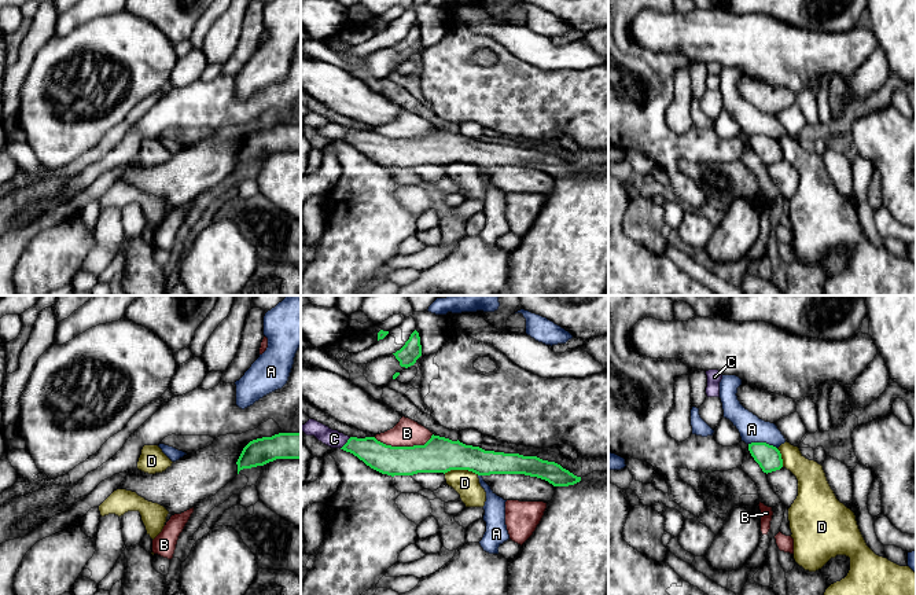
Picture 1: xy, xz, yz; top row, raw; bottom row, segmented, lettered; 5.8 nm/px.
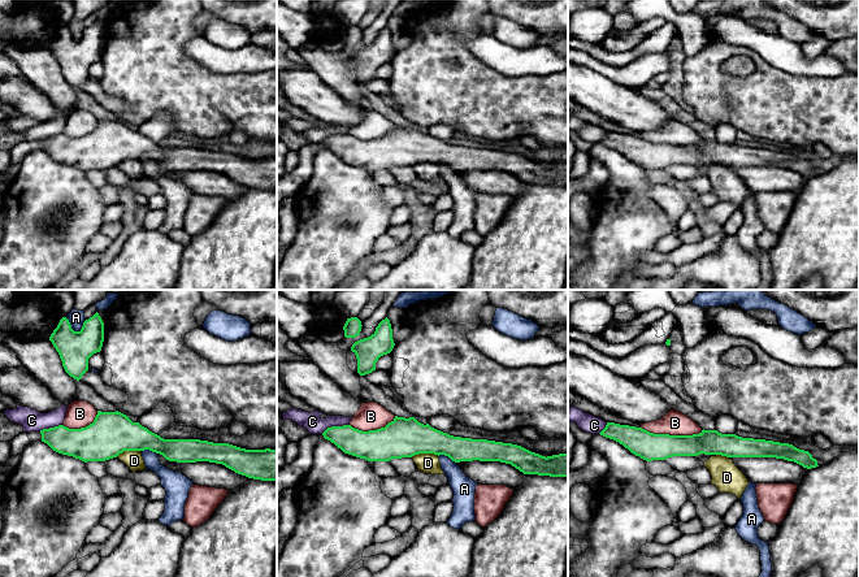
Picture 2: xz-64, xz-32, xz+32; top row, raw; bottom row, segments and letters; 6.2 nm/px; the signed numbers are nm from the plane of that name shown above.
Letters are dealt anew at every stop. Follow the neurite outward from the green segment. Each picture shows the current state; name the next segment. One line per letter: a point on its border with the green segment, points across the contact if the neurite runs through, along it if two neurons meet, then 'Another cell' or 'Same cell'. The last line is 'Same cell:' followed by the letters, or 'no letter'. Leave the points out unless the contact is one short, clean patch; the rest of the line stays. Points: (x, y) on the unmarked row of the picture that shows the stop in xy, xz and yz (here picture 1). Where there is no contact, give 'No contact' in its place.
A: Touches green at yz (762, 135). Another cell
B: Touches green at xz (403, 139). Another cell
C: Touches green at xz (346, 135). Another cell
D: Touches green at xz (462, 161). Boundary: xz (444, 165), (471, 162), (478, 166). Another cell
Same cell: no letter

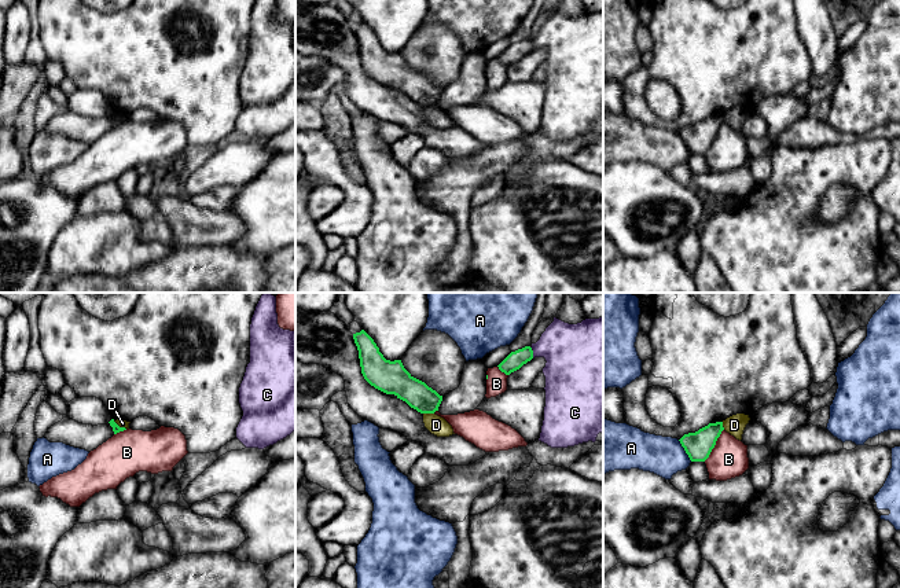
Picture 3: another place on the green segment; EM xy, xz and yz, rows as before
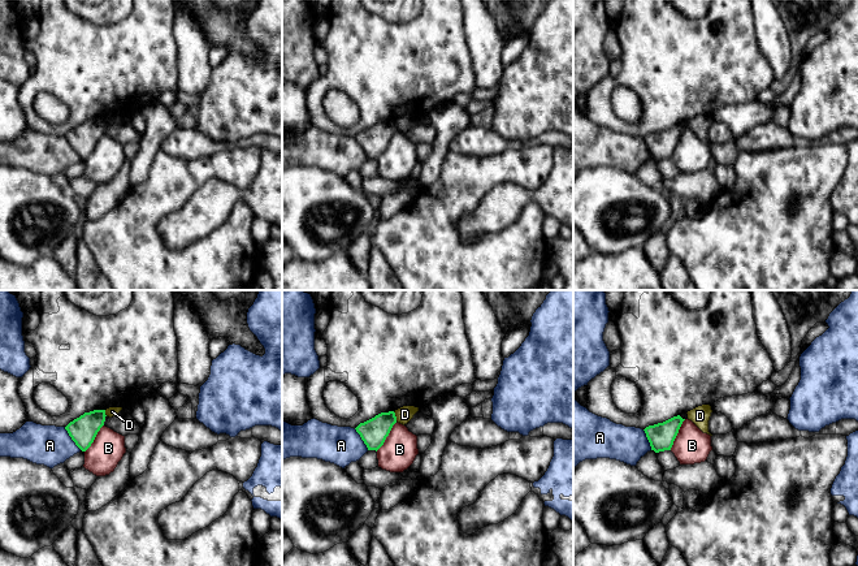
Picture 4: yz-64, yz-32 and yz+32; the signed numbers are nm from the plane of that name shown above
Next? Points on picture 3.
A: Touches green at yz (684, 142). Another cell
B: Touches green at yz (715, 136). Another cell
C: Touches green at xz (532, 44). Another cell
D: Touches green at xz (429, 105). Boundary: xz (423, 105), (433, 106). Another cell
Same cell: no letter

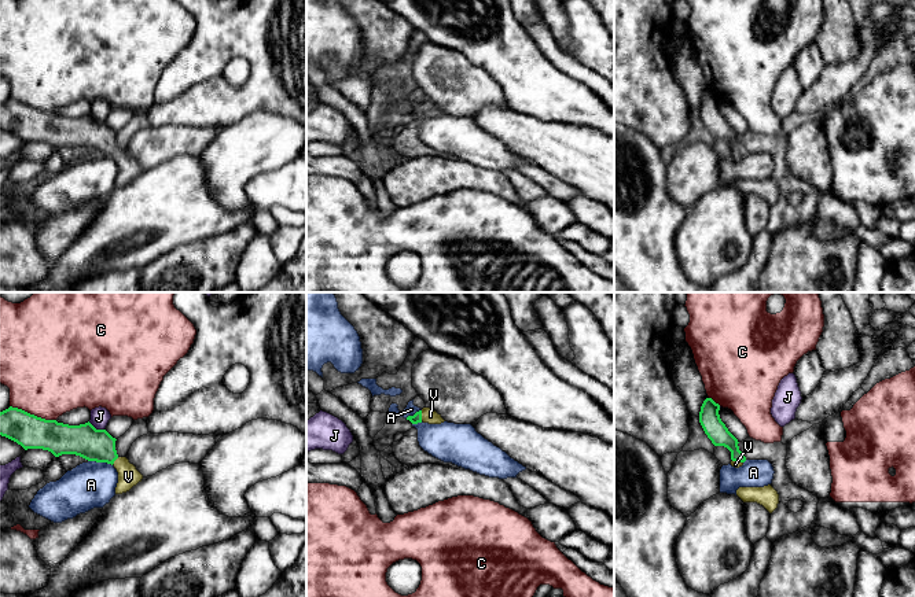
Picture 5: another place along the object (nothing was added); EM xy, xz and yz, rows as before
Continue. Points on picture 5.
A: Touches green at xy (100, 154). Boundary: xy (88, 153), (111, 158). Another cell
C: Touches green at xy (33, 107). Another cell
J: Touches green at xy (95, 121). Another cell
V: Touches green at xz (421, 109). Path across: xz (416, 110), (421, 109), (430, 109). Same cell
Same cell: V

